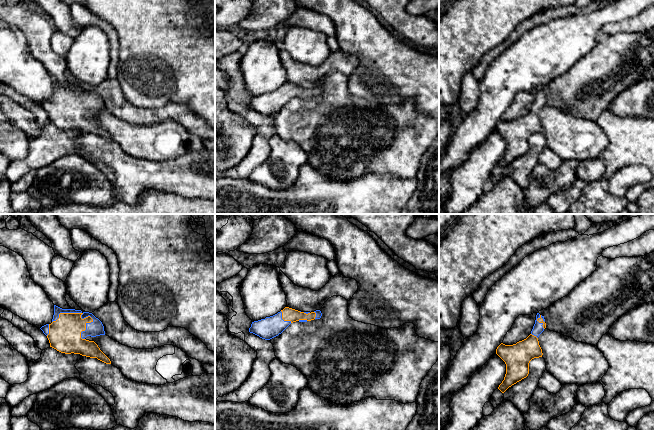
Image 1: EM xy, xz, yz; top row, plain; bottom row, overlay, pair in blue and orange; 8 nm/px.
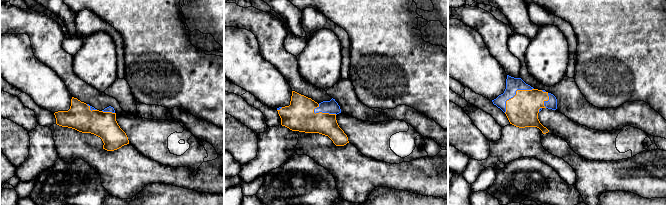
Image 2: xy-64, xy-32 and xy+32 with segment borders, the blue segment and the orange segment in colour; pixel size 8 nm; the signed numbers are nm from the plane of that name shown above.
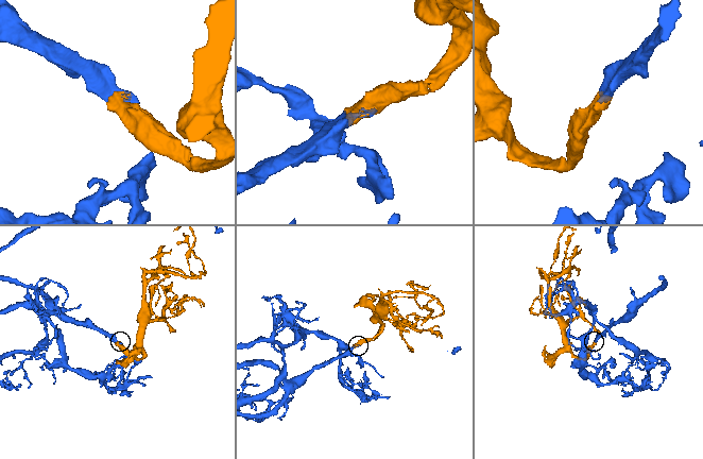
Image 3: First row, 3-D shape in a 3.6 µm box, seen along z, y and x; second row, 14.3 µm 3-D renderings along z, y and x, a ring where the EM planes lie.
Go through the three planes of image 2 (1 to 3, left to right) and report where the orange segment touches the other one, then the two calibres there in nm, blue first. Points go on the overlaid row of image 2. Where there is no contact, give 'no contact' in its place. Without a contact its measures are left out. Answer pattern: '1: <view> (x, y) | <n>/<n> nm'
1: xy-64 (91, 110) | 30/200 nm
2: xy-32 (324, 112) | 110/240 nm
3: xy+32 (515, 94) | 110/260 nm

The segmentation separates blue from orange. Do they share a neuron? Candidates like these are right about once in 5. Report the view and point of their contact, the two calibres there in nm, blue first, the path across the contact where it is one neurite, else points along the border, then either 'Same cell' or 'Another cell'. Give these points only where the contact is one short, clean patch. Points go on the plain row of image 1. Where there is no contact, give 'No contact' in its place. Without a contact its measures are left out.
Touches blue at xy (73, 88). Thickness 120 nm (blue) against 260 nm. Same cell

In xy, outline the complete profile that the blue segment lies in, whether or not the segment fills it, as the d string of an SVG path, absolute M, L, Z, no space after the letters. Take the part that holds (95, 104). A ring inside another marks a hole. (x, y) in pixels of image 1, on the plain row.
M54 81L51 100L40 104L47 112L50 123L65 130L80 130L111 140L110 135L87 112L105 111L102 98L92 89L75 85L62 85Z

